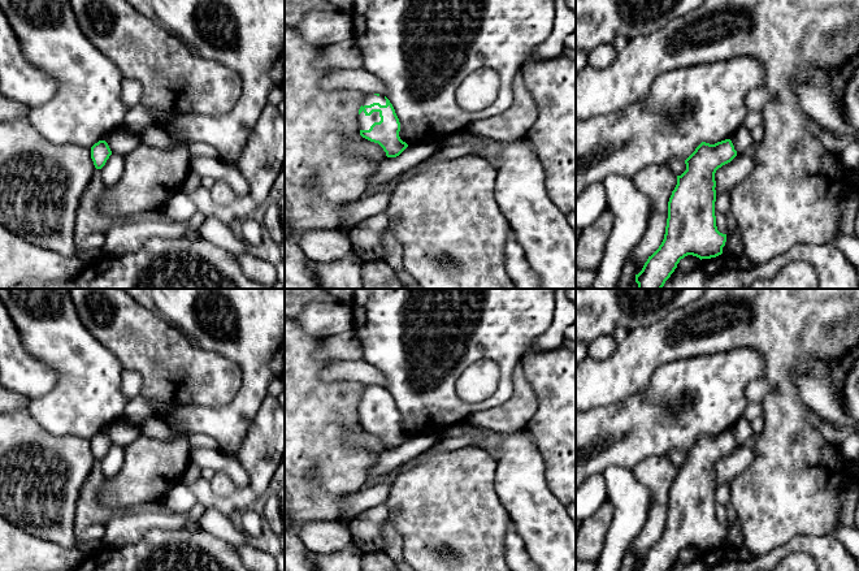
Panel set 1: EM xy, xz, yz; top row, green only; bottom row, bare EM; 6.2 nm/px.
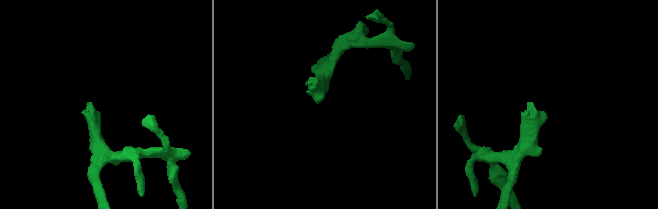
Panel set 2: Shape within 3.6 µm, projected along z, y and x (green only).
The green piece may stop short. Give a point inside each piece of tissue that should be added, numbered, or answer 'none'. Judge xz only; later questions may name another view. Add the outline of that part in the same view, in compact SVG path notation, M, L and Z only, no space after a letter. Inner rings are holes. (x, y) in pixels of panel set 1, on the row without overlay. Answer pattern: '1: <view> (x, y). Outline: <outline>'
1: xz (364, 412). Outline: M363 402L357 408L360 421L369 421L374 414L379 412L381 412L379 403L373 403L370 407L366 407Z

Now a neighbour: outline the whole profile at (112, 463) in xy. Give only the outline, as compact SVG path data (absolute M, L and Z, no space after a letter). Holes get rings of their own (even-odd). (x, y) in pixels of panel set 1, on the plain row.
M112 445L99 463L107 479L116 476L122 470L125 463L125 447Z

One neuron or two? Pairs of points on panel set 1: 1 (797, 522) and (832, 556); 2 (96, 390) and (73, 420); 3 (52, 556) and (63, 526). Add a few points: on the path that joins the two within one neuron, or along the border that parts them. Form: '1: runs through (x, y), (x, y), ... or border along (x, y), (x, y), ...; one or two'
1: border along (828, 535), (793, 536), (781, 543); two
2: runs through (89, 398), (74, 412); one
3: border along (27, 532), (65, 548), (78, 548), (85, 554); two

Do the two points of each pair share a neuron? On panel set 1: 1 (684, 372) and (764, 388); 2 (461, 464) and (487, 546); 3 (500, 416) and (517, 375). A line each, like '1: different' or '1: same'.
1: different
2: same
3: same

